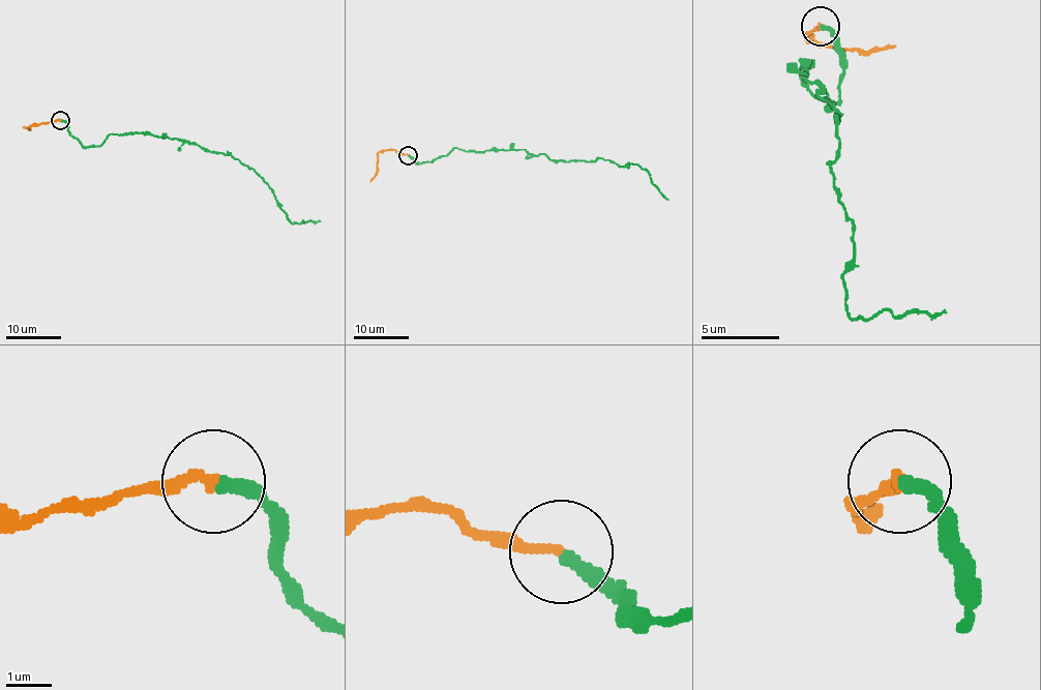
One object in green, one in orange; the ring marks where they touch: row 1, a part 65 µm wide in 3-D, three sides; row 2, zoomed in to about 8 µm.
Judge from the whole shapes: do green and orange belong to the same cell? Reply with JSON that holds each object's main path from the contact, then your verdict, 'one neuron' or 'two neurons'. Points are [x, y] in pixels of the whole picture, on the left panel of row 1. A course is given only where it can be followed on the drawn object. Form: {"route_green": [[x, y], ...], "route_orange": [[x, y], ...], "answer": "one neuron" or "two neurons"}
{"route_green": [[60, 120], [85, 147], [99, 146], [109, 134], [129, 133], [231, 154], [271, 189], [289, 220], [321, 221]], "route_orange": [[60, 120], [22, 126]], "answer": "one neuron"}

